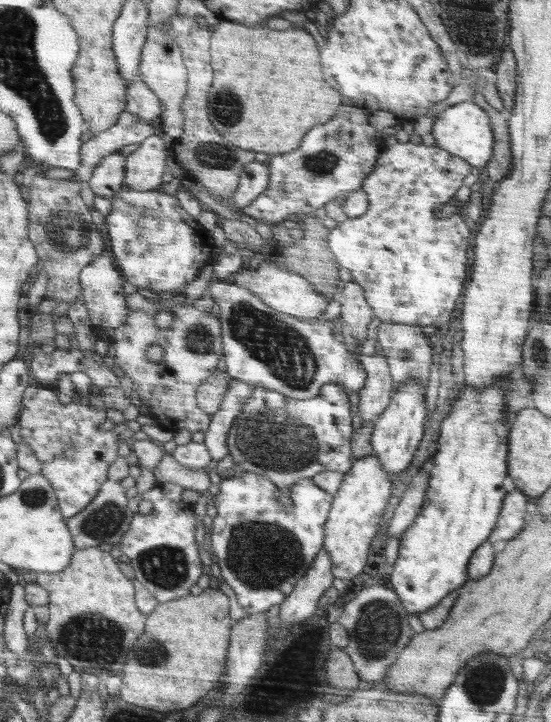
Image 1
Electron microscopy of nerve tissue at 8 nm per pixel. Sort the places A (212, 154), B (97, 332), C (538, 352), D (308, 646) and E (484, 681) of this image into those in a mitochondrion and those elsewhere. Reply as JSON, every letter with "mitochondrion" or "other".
{"A":"mitochondrion","B":"other","C":"mitochondrion","D":"mitochondrion","E":"mitochondrion"}

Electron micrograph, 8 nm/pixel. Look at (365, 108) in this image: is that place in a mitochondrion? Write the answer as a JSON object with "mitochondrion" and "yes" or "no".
{"mitochondrion":"no"}

